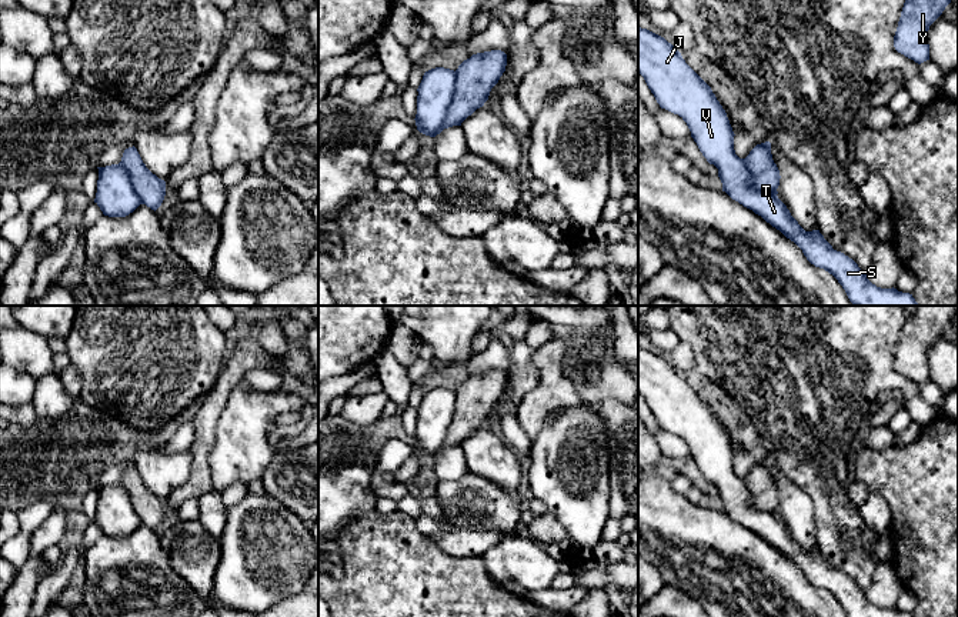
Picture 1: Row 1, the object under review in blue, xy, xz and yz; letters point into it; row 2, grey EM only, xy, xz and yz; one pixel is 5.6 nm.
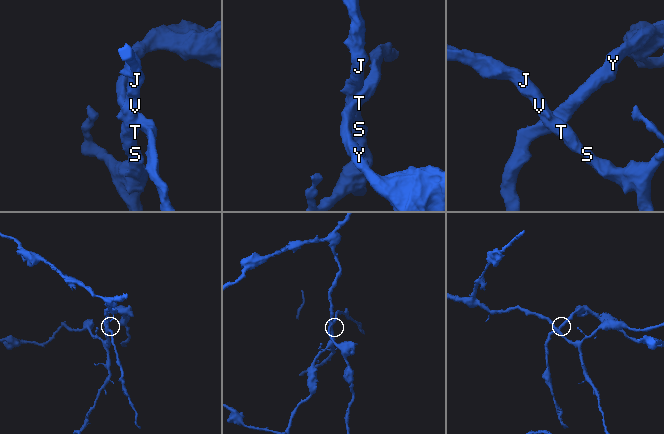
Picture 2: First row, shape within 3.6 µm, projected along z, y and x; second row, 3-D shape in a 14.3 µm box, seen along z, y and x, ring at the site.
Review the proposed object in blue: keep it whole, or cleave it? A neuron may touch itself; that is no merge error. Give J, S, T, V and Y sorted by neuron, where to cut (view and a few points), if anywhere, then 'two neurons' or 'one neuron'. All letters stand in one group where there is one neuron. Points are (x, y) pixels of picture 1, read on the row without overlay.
groups J S T V / Y; cut xz (456, 392), (456, 410), (444, 443), (436, 453); two neurons

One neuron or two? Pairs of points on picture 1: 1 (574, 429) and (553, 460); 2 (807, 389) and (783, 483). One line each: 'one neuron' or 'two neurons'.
1: one neuron
2: two neurons

